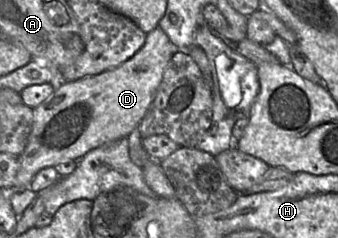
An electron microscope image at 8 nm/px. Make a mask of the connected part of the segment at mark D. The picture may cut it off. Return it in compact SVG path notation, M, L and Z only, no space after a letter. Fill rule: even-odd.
M156 28L147 33L144 45L124 63L102 73L75 81L57 81L54 91L40 105L33 108L32 129L26 147L19 155L16 189L29 188L33 177L43 168L56 166L65 160L79 161L88 151L127 138L149 109L160 86L163 73L175 49L165 32Z

